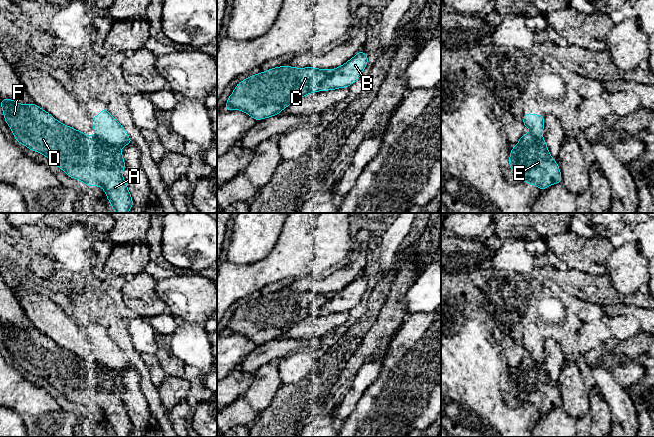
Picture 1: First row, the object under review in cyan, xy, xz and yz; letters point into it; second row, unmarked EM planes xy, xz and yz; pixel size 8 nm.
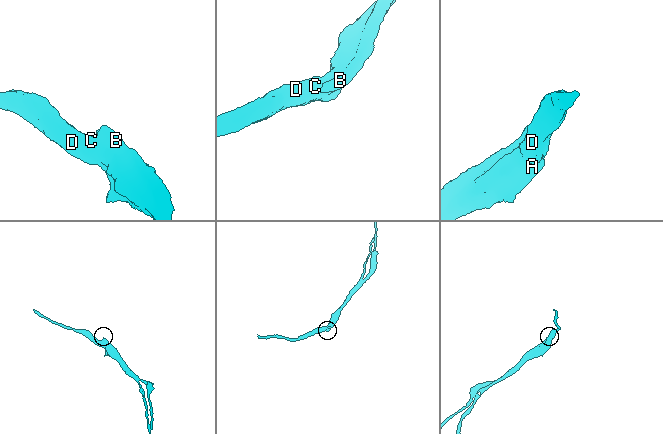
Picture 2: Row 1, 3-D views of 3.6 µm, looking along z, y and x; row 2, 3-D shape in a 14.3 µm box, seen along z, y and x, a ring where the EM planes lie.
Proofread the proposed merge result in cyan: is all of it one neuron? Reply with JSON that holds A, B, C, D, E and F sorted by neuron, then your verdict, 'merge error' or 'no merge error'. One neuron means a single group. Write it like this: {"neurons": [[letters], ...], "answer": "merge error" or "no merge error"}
{"neurons": [["A", "C", "D", "E", "F"], ["B"]], "answer": "merge error"}

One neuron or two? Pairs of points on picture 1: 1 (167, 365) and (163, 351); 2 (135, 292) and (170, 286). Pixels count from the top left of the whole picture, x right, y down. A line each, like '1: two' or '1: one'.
1: one
2: two

